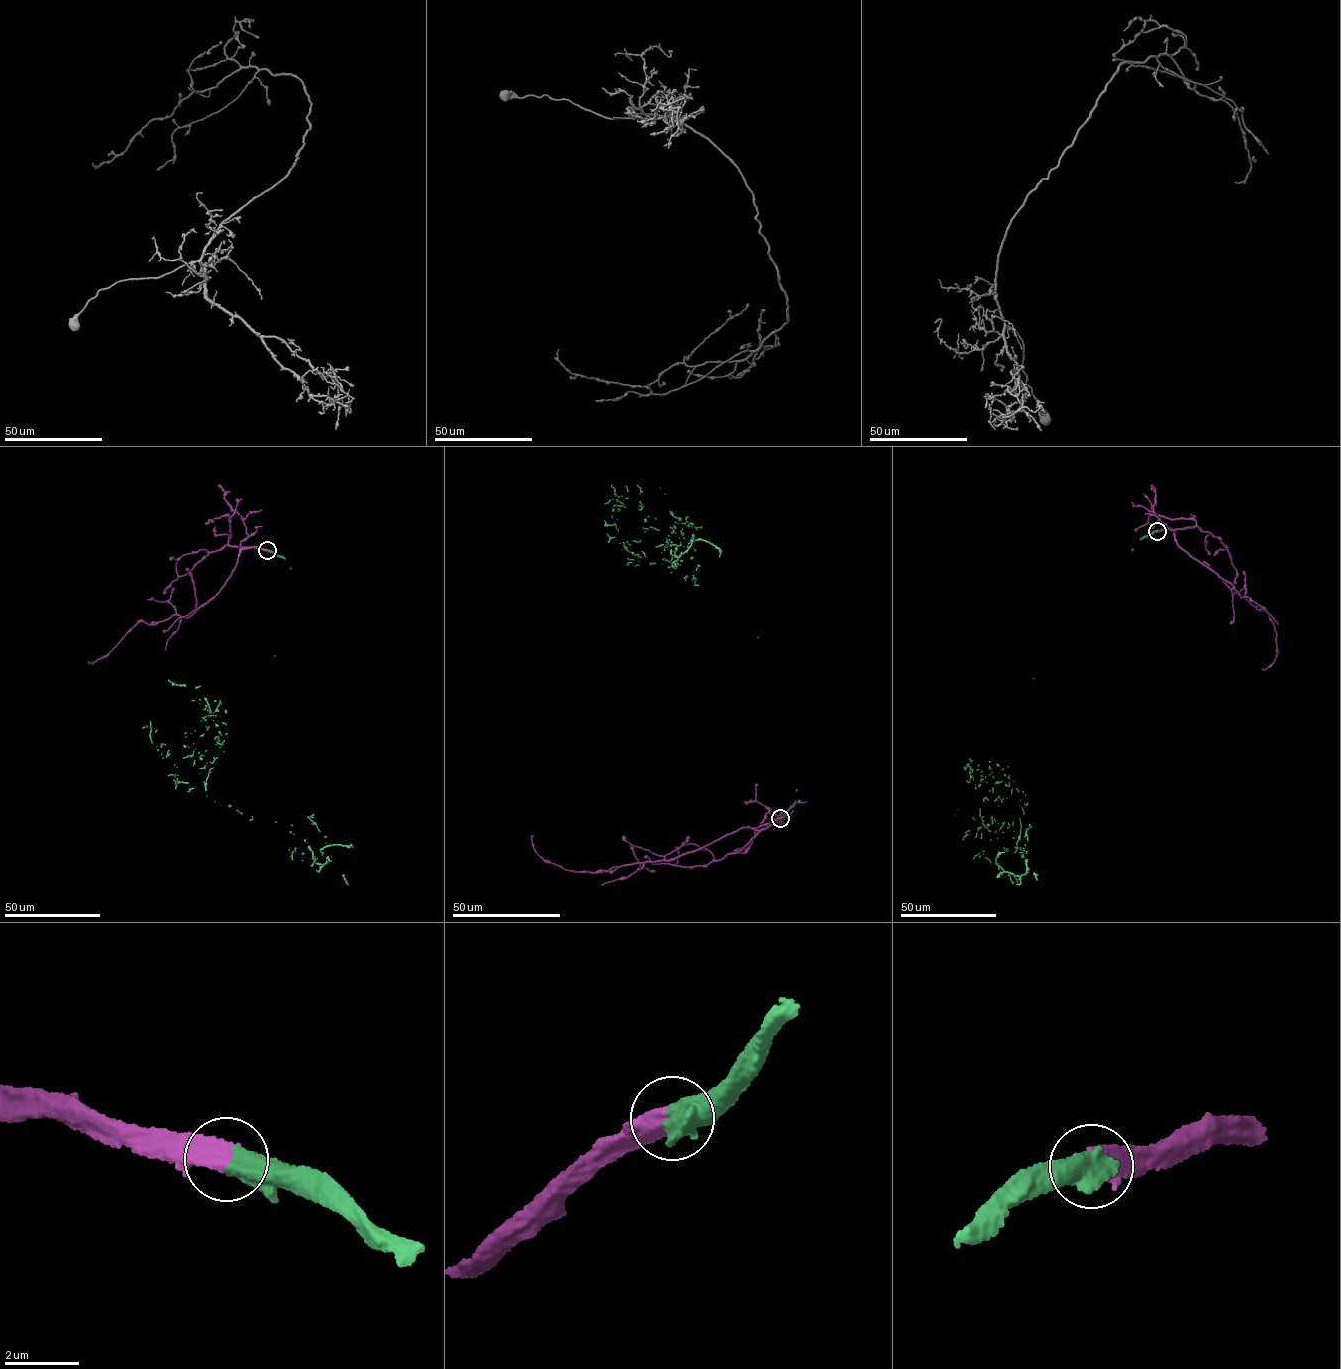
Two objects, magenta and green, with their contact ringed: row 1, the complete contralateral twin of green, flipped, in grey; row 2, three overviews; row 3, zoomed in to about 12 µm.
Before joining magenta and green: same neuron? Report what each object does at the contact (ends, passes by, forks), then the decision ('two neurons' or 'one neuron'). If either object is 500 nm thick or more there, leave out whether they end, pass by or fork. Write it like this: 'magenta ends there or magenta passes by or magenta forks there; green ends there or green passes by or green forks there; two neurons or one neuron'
one neuron

